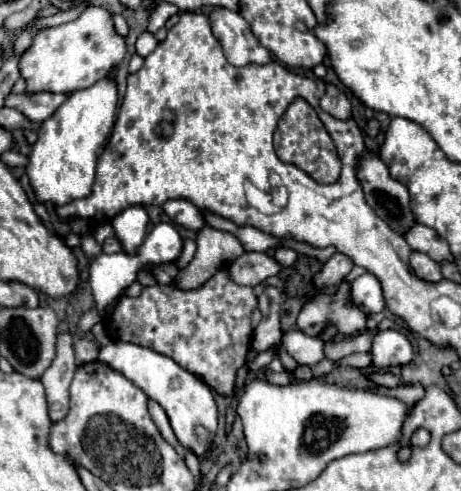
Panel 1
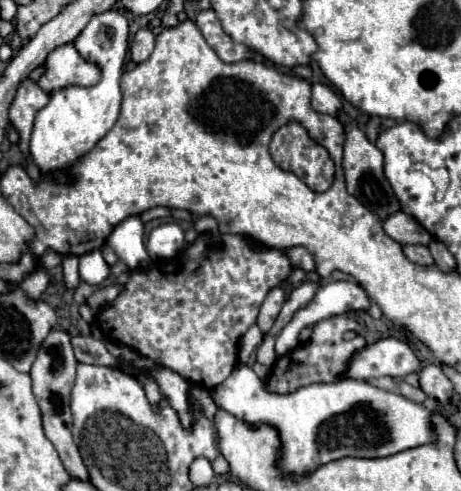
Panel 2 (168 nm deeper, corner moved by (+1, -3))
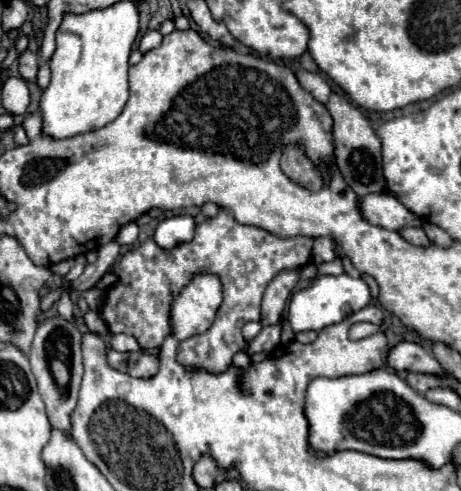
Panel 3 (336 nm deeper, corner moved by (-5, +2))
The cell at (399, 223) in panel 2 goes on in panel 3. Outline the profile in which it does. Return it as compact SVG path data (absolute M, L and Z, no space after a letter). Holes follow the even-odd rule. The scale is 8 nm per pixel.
M368 194L358 200L362 216L386 230L400 230L404 226L420 226L422 220L414 216L392 194Z

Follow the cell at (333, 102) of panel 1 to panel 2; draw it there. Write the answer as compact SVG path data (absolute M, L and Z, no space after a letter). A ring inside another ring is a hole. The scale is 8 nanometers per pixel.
M314 83L312 85L312 109L318 113L326 113L326 115L336 117L342 111L342 101L328 85Z

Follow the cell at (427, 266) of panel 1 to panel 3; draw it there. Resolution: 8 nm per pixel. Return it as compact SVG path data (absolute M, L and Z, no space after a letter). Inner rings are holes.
M400 228L398 234L414 246L428 246L430 244L430 240L428 240L428 236L424 234L422 228Z

